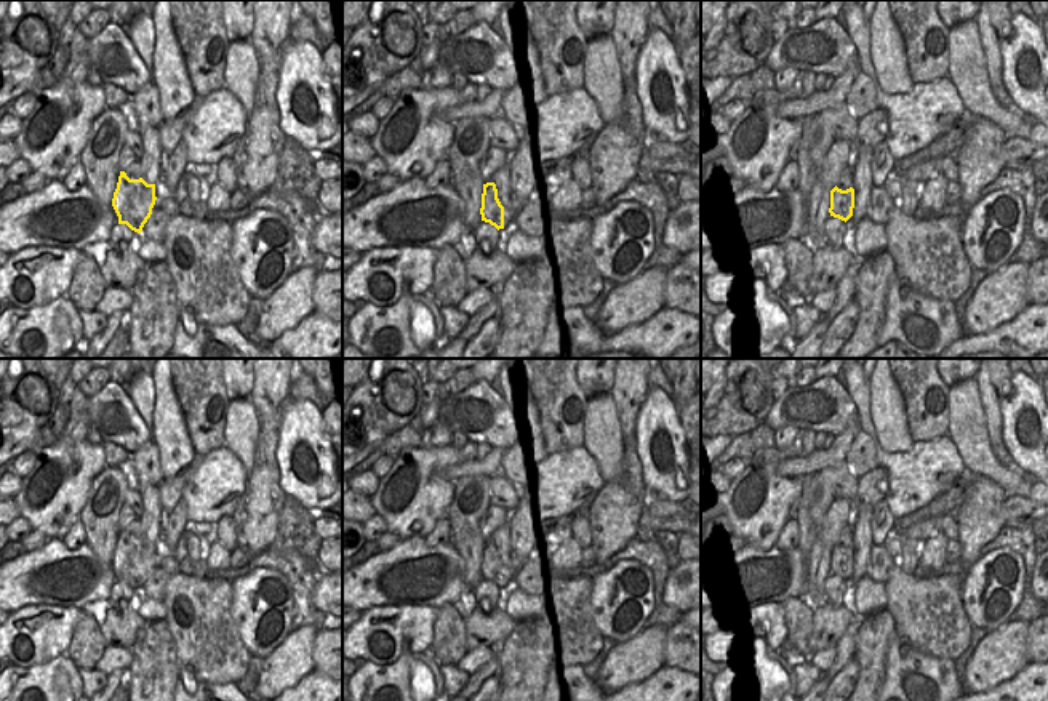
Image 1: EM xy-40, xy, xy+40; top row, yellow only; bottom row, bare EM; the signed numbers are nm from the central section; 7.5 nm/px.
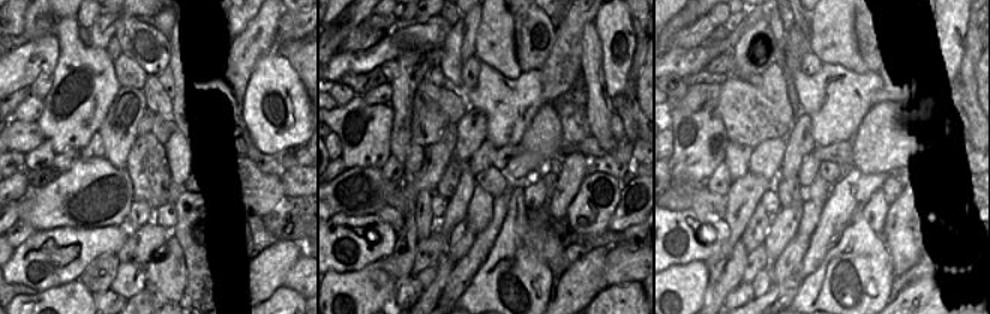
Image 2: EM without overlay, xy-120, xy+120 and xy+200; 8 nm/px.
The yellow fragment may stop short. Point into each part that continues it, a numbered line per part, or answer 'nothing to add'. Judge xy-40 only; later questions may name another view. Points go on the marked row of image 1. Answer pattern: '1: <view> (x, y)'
nothing to add

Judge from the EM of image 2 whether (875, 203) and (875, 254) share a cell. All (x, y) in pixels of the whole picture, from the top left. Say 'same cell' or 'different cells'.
different cells

